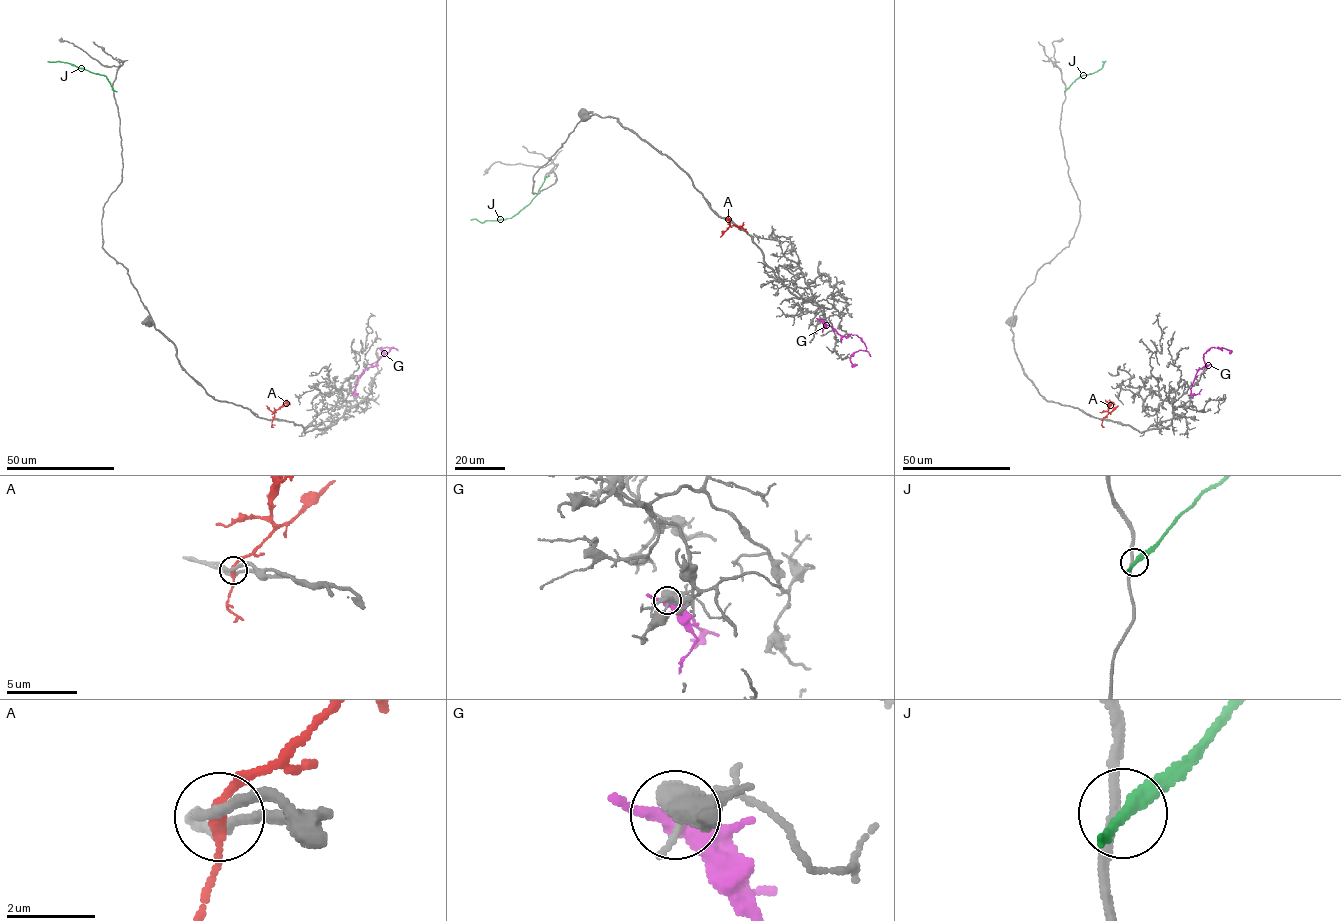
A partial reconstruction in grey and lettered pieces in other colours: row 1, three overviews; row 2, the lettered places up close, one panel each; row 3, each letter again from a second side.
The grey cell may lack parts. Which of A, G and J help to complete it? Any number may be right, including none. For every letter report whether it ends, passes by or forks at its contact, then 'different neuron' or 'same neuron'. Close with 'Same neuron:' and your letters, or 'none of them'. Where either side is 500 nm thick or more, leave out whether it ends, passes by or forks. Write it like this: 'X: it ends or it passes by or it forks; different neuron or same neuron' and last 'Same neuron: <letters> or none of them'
A: it passes by; different neuron
G: it forks; different neuron
J: it passes by; different neuron
Same neuron: none of them

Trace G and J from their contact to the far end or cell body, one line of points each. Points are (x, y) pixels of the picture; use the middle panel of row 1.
G: (820, 319), (843, 336), (855, 334), (861, 339), (866, 349), (856, 351), (850, 359), (857, 365)
J: (546, 177), (537, 195), (511, 217), (483, 222), (471, 220)

